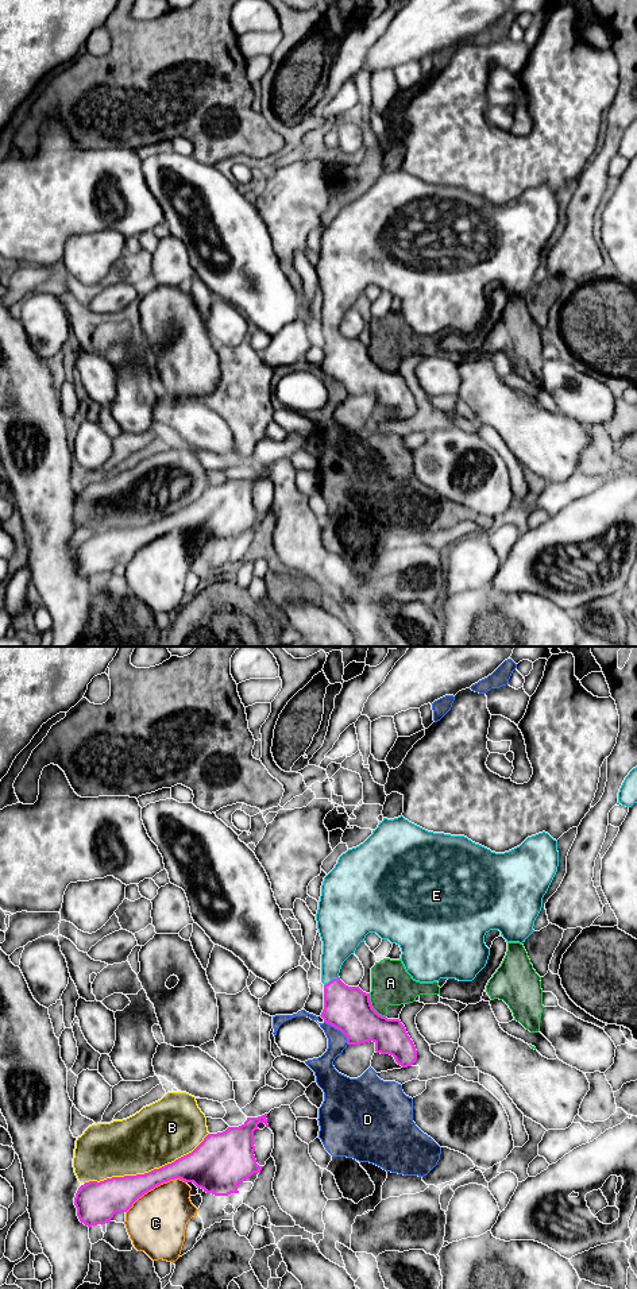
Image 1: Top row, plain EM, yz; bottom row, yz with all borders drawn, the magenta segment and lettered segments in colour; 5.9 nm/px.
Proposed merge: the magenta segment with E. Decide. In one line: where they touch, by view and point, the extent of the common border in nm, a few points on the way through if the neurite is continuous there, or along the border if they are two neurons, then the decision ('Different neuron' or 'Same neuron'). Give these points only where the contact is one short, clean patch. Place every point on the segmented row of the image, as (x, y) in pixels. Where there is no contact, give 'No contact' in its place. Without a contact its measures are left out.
Touches magenta at yz (332, 979). Shared border 110 nm. Same neuron

